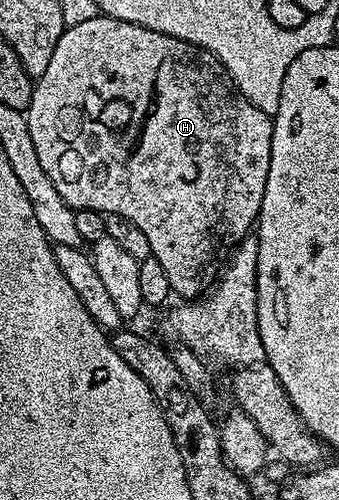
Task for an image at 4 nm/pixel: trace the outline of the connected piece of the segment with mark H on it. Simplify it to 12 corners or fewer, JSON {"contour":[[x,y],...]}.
{"contour":[[99,16],[26,113],[74,211],[177,299],[249,237],[273,115],[209,50]]}

